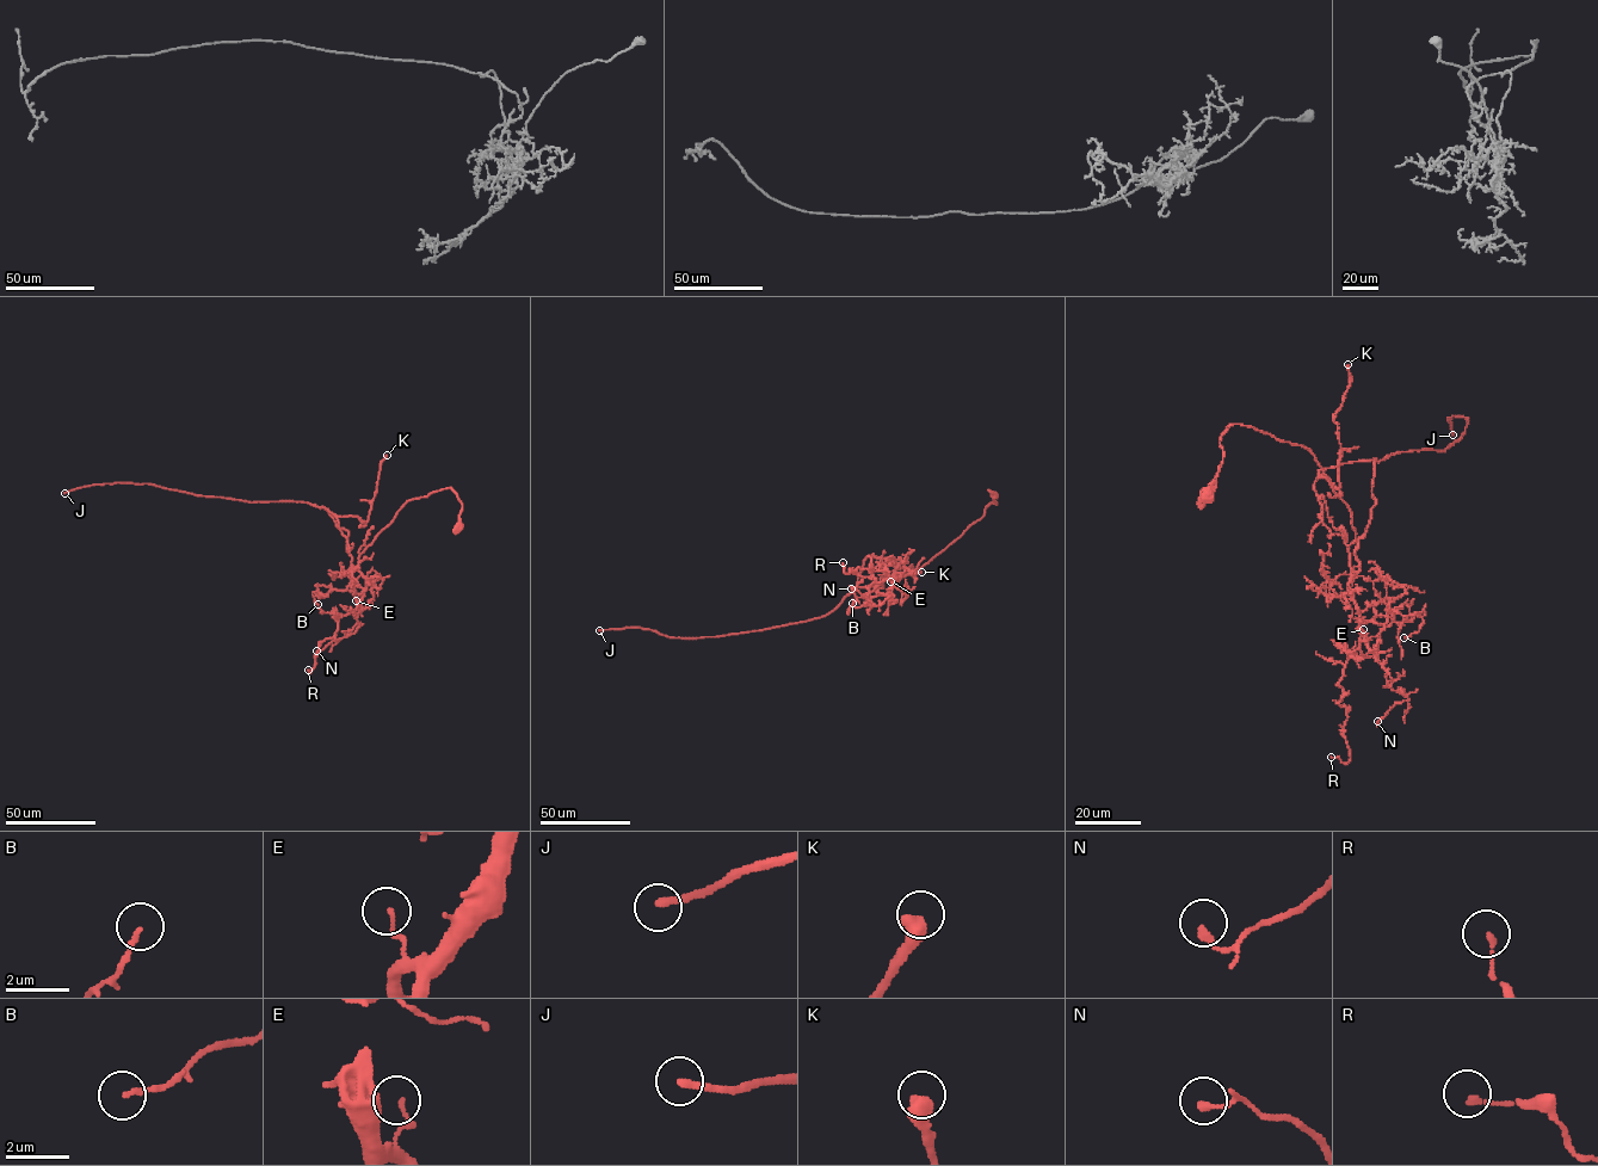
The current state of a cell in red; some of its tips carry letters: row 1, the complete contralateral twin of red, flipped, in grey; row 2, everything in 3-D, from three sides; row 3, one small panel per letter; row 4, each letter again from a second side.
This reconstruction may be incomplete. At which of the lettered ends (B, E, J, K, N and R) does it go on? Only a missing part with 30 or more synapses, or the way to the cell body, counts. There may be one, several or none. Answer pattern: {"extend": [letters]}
{"extend": ["J"]}

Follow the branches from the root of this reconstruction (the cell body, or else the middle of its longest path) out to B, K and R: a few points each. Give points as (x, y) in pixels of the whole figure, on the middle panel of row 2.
B: (994, 495), (997, 504), (929, 562), (894, 573), (900, 578), (886, 593), (857, 597), (847, 614), (852, 603)
K: (994, 495), (997, 504), (914, 572), (894, 573), (882, 587), (857, 585), (867, 556), (921, 572)
R: (994, 495), (997, 504), (912, 574), (894, 573), (900, 578), (877, 582), (872, 567), (845, 574), (843, 562)

